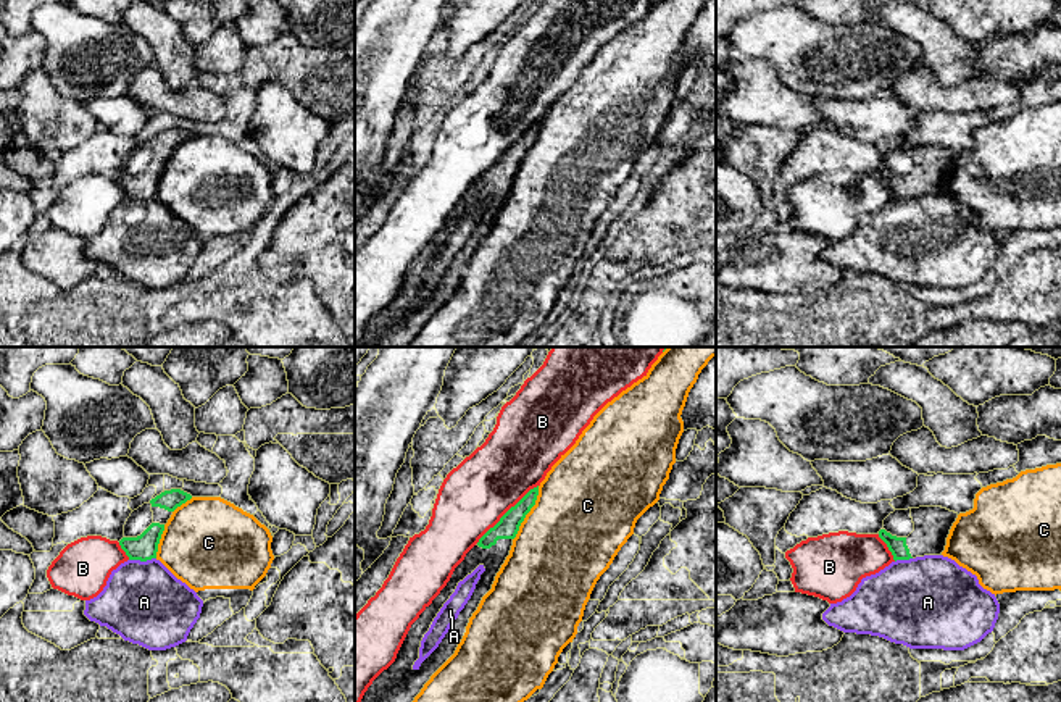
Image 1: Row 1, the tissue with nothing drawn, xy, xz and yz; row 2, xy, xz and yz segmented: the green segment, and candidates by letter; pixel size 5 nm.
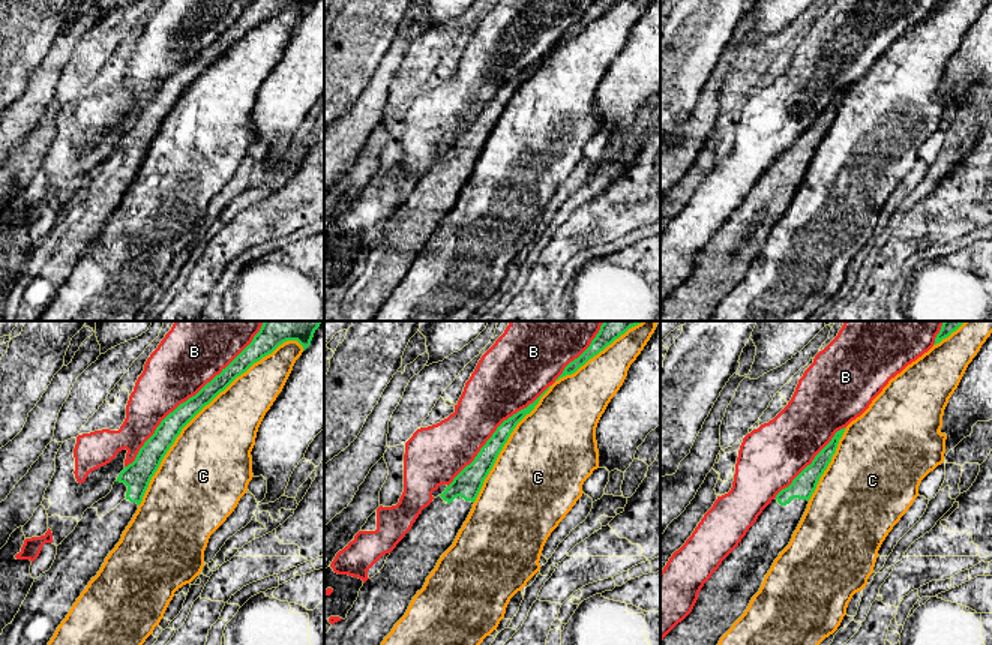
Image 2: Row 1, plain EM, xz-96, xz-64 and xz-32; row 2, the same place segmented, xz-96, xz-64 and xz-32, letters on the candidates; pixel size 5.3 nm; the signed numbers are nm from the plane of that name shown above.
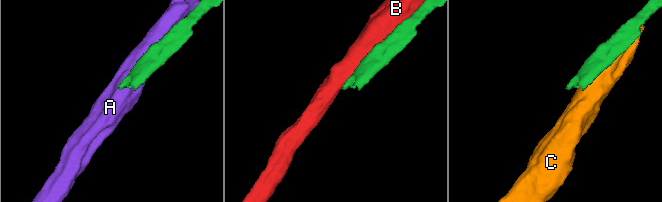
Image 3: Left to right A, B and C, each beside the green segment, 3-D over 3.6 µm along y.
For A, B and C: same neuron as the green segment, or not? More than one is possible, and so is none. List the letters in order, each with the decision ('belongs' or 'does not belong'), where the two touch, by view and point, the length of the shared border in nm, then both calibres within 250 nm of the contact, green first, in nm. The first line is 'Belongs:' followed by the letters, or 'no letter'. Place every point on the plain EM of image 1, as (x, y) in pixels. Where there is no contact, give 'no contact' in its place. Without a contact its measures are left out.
Belongs: no letter
A: does not belong; contact xy (142, 199); length 140 nm; calibres 130 and 400 nm
B: does not belong; contact xz (507, 150); length 420 nm; calibres 110 and 340 nm
C: does not belong; contact xz (528, 150); length 300 nm; calibres 110 and 480 nm

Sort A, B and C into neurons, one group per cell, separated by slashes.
A / B / C

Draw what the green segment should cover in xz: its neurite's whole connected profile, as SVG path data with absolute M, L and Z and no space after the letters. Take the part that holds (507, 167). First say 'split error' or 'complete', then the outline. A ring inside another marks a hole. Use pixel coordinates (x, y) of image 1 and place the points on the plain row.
split error; M539 124L530 127L514 145L511 145L466 192L464 198L455 207L447 224L411 263L395 300L372 320L356 347L410 345L431 315L455 292L466 271L469 257L477 249L482 236L492 228L497 211L510 194L513 178L526 153L535 144L537 134ZM479 203L482 203L485 210L481 213L471 237L460 250L439 286L418 308L414 308L413 303L419 297L421 279L429 270L434 257L455 231L458 221L471 213Z

